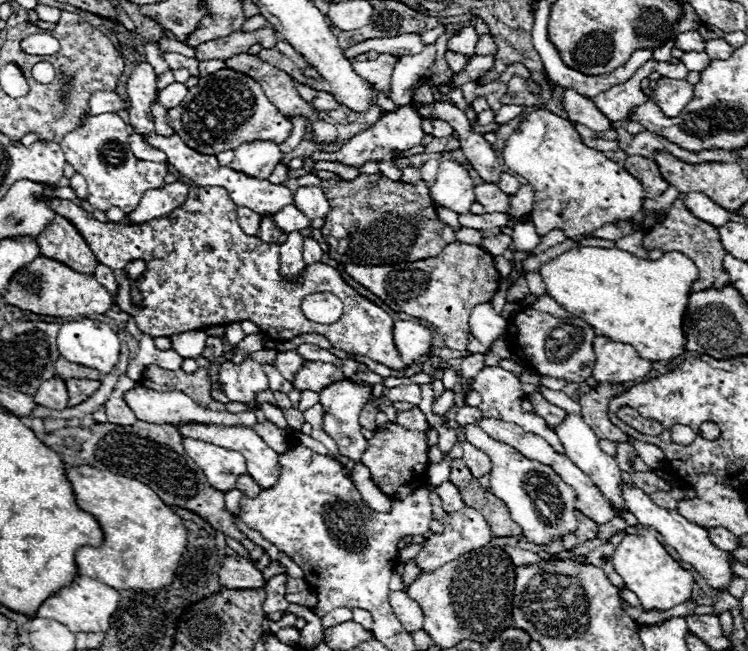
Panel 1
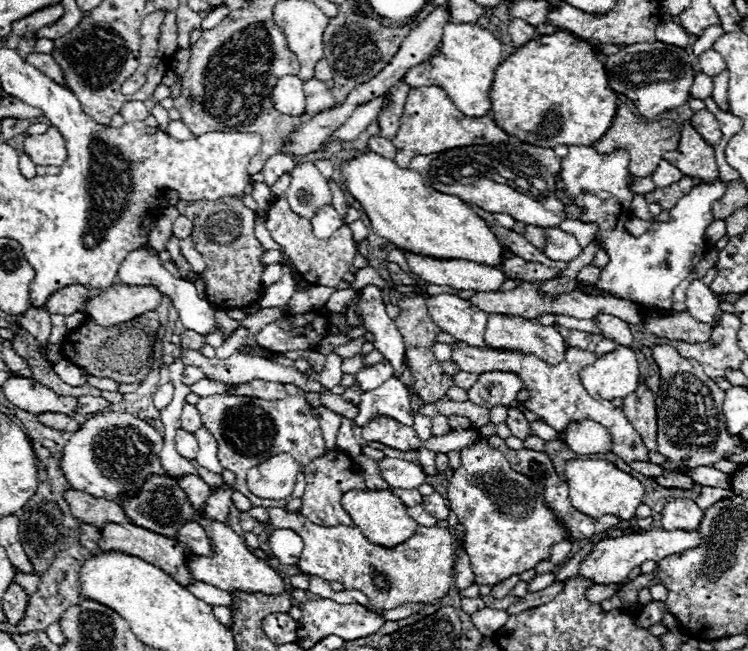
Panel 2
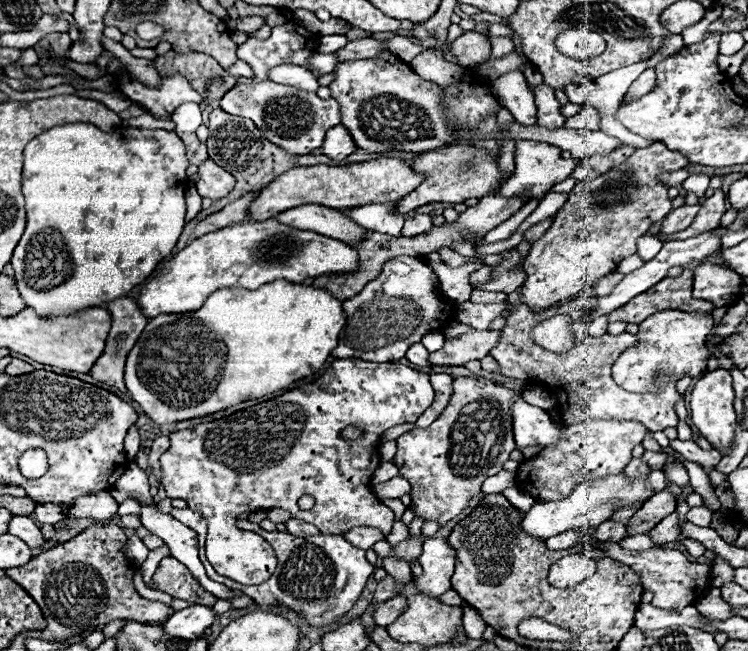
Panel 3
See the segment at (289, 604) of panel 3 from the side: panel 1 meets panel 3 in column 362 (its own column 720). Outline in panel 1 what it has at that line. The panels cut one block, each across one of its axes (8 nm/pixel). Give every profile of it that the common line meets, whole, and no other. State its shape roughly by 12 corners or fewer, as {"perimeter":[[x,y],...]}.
{"perimeter":[[634,484],[622,498],[640,524],[658,530],[712,588],[726,588],[730,552],[706,528],[666,510]]}

